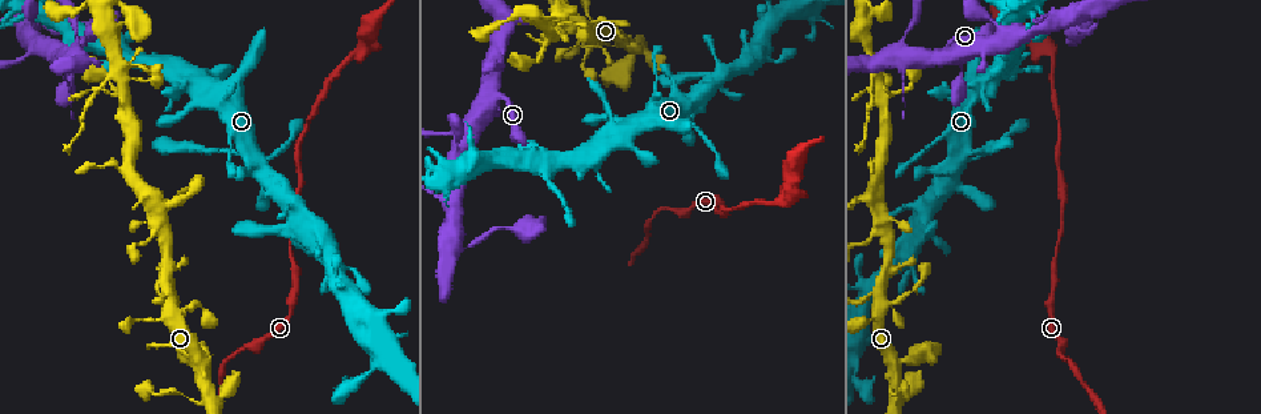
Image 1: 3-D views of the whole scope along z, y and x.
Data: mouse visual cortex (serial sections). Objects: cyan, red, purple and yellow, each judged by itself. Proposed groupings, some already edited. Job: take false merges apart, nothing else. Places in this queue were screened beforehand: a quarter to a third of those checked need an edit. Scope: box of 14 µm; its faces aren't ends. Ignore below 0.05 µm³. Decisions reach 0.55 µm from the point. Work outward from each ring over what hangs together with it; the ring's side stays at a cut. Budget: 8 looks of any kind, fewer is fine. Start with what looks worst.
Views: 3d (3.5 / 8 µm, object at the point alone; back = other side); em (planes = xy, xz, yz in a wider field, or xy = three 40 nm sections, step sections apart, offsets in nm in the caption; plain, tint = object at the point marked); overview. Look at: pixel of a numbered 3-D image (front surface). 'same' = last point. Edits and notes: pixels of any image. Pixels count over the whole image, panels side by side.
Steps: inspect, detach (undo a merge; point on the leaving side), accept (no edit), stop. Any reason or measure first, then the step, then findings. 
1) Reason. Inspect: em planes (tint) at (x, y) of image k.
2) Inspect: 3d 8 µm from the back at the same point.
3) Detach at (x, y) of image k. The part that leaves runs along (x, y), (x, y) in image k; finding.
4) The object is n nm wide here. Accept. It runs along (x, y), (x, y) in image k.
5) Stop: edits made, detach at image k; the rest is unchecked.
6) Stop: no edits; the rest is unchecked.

Sharp bend. Inspect: em xy step 1 (tint) at (170, 309) of image 1.

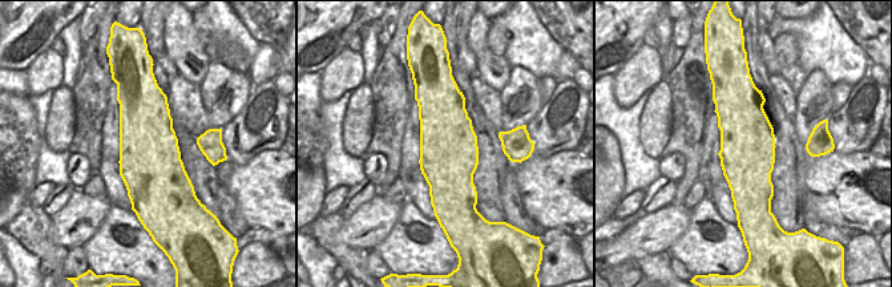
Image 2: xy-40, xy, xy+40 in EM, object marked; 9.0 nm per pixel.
Inspect: 3d 3.5 µm at the same point.

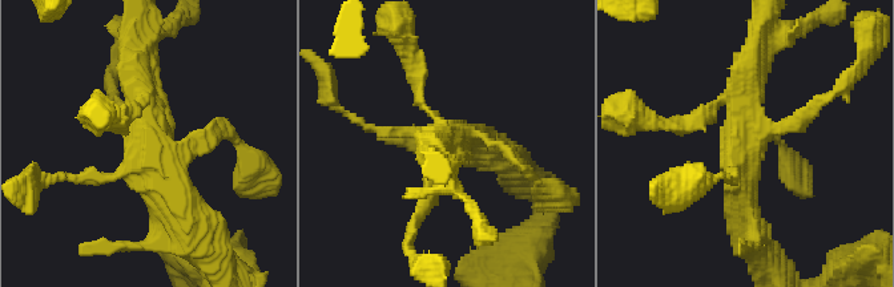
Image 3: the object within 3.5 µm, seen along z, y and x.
Accept. It runs along (176, 225), (152, 173), (135, 53) in image 3; one cell here.

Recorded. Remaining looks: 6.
Four or more arms meet. Inspect: 3d 3.5 µm at (968, 153) of image 1.

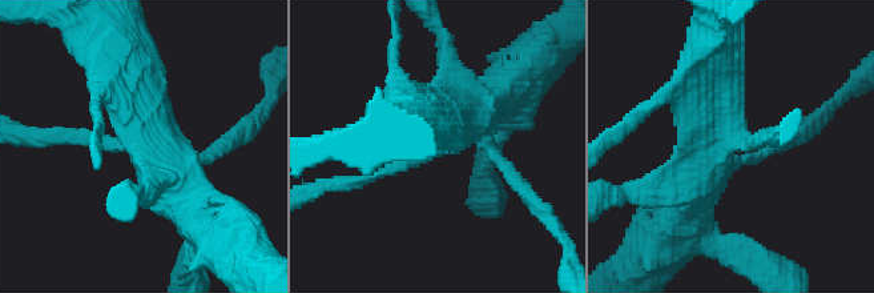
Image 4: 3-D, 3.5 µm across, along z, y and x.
4 arms meet here; the arms are 150, 150, 600, 600 nm wide. Inspect: em xy step 3 (tint) at (735, 143) of image 4.

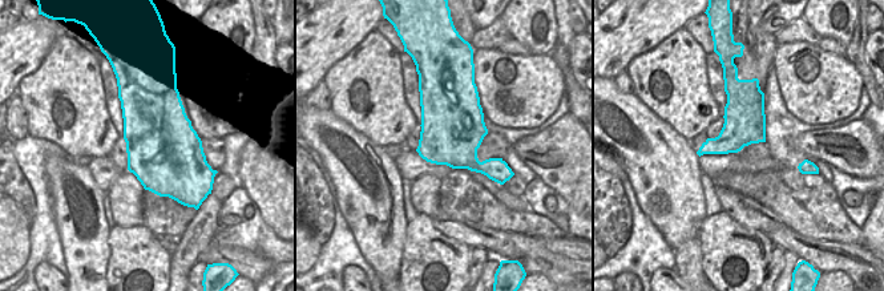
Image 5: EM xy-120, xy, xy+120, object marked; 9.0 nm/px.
Accept. It runs along (129, 56), (157, 159), (190, 204) in image 4; continuous, no second cell.

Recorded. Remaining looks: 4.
Arms part here. Inspect: 3d 8 µm at (119, 73) of image 1.

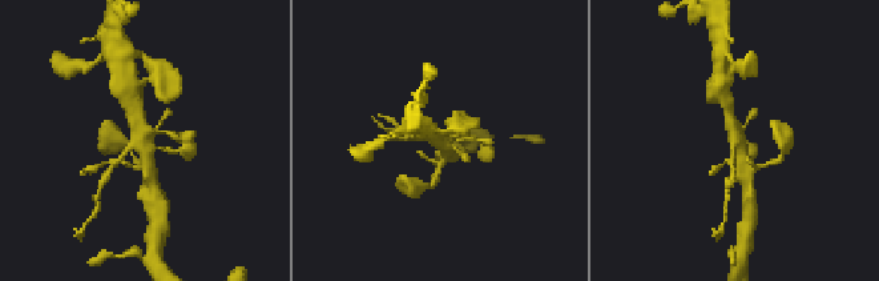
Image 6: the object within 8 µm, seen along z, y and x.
Inspect: em xy step 1 (tint) at (142, 146) of image 6.

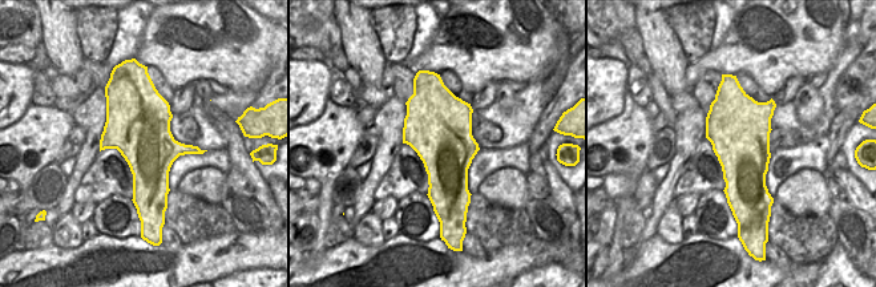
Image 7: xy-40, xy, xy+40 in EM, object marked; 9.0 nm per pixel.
Detach at (105, 176) of image 6. The part that leaves runs along (124, 153), (103, 180), (97, 201) in image 6; a second cell is stuck on.

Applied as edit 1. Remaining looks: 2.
Stop: edits made, detach at image 6; the rest is unchecked.

